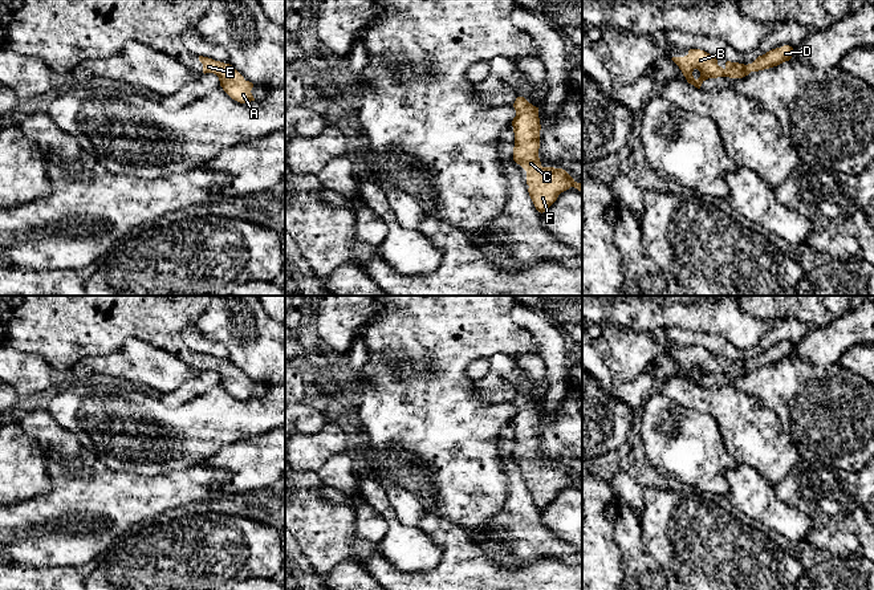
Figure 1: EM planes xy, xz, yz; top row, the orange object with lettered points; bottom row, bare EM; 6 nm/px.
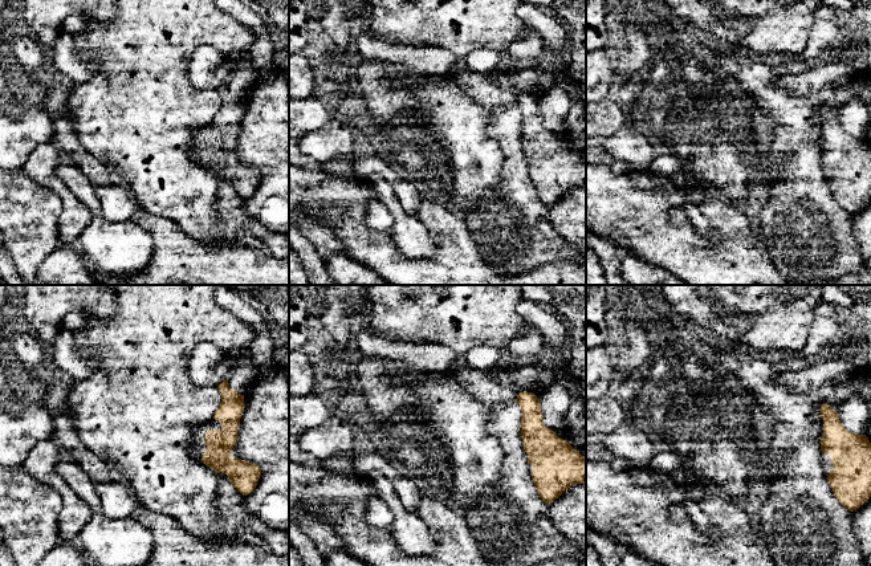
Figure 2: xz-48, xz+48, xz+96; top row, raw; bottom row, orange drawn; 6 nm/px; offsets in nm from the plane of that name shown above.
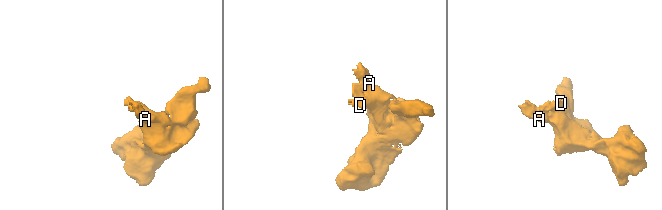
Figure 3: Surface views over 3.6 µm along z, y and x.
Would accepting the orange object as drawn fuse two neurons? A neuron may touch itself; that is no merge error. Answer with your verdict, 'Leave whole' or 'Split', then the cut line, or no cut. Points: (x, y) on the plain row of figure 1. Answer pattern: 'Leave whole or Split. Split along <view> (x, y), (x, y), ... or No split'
Leave whole. No split

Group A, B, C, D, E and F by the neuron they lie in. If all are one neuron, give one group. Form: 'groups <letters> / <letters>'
groups A B C D E F

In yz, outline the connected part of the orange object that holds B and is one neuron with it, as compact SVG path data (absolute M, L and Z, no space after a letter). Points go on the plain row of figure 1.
M784 342L759 353L752 361L725 359L725 365L718 362L718 355L700 346L690 346L684 354L672 354L687 379L700 386L708 375L729 374L743 375L751 369L759 369L777 363L792 355L793 345Z

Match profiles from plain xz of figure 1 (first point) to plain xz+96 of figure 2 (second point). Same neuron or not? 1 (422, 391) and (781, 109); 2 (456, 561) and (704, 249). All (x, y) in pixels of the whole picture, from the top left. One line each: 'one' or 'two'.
1: two
2: one

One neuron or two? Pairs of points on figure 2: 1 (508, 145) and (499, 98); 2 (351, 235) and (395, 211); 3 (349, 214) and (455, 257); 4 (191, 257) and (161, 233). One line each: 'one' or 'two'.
1: one
2: two
3: one
4: one

